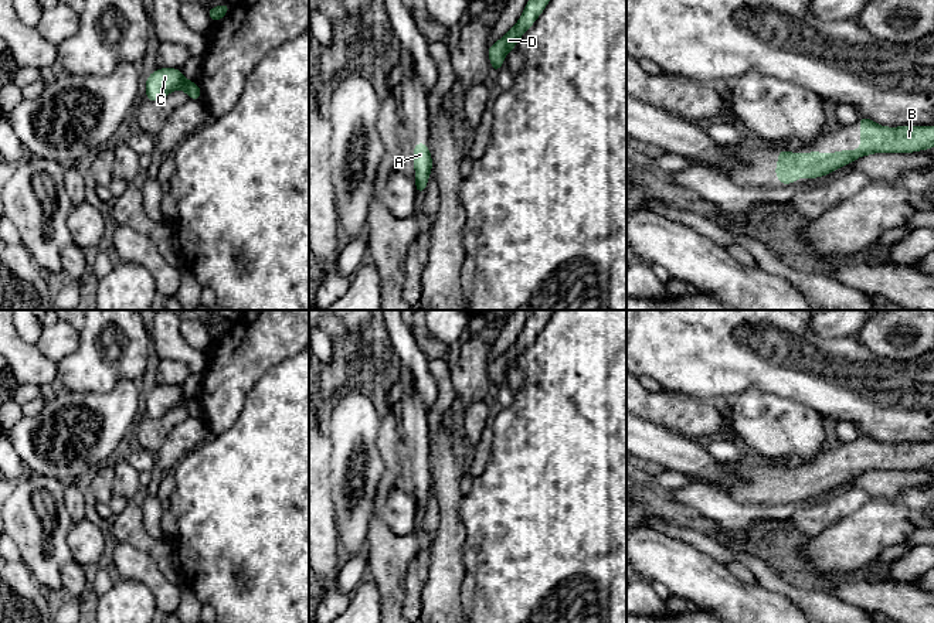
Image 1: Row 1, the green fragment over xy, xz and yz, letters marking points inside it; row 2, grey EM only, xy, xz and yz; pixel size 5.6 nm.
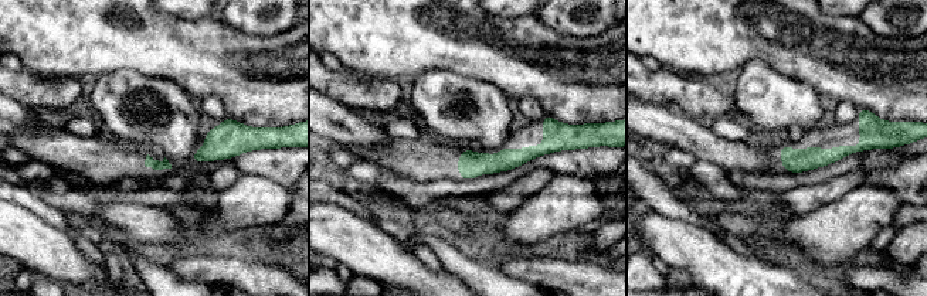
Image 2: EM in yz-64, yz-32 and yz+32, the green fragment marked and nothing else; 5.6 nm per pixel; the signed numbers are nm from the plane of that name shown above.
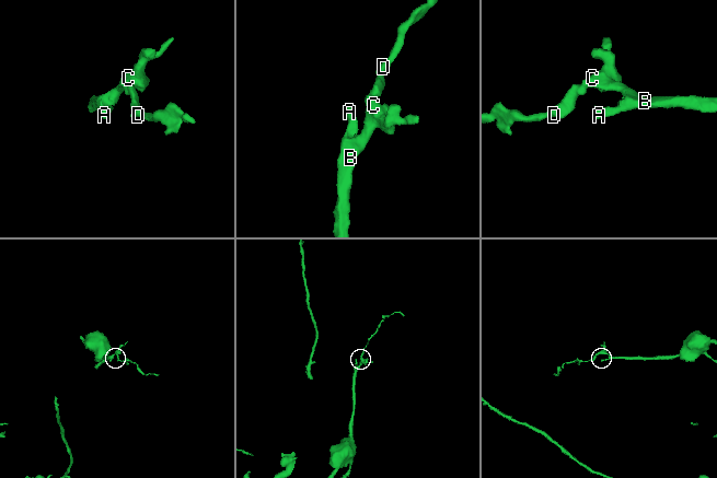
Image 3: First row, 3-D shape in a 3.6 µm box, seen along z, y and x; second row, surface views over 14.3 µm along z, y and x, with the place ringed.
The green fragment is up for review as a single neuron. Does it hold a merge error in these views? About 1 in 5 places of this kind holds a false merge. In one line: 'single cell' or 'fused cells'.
single cell

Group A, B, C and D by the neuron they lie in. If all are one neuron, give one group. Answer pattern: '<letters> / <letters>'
A B C D

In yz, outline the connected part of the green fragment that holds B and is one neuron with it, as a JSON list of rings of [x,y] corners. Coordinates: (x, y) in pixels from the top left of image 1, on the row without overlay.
[[[860,433],[860,466],[836,470],[791,470],[780,466],[775,493],[780,501],[794,501],[797,496],[818,496],[874,470],[914,470],[934,464],[933,443],[880,443]]]

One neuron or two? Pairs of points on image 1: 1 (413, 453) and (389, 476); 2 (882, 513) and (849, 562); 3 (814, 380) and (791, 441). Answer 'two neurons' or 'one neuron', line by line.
1: two neurons
2: one neuron
3: two neurons

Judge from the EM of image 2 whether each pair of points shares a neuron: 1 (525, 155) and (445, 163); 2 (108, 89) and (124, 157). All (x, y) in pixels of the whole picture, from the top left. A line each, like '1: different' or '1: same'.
1: same
2: different

